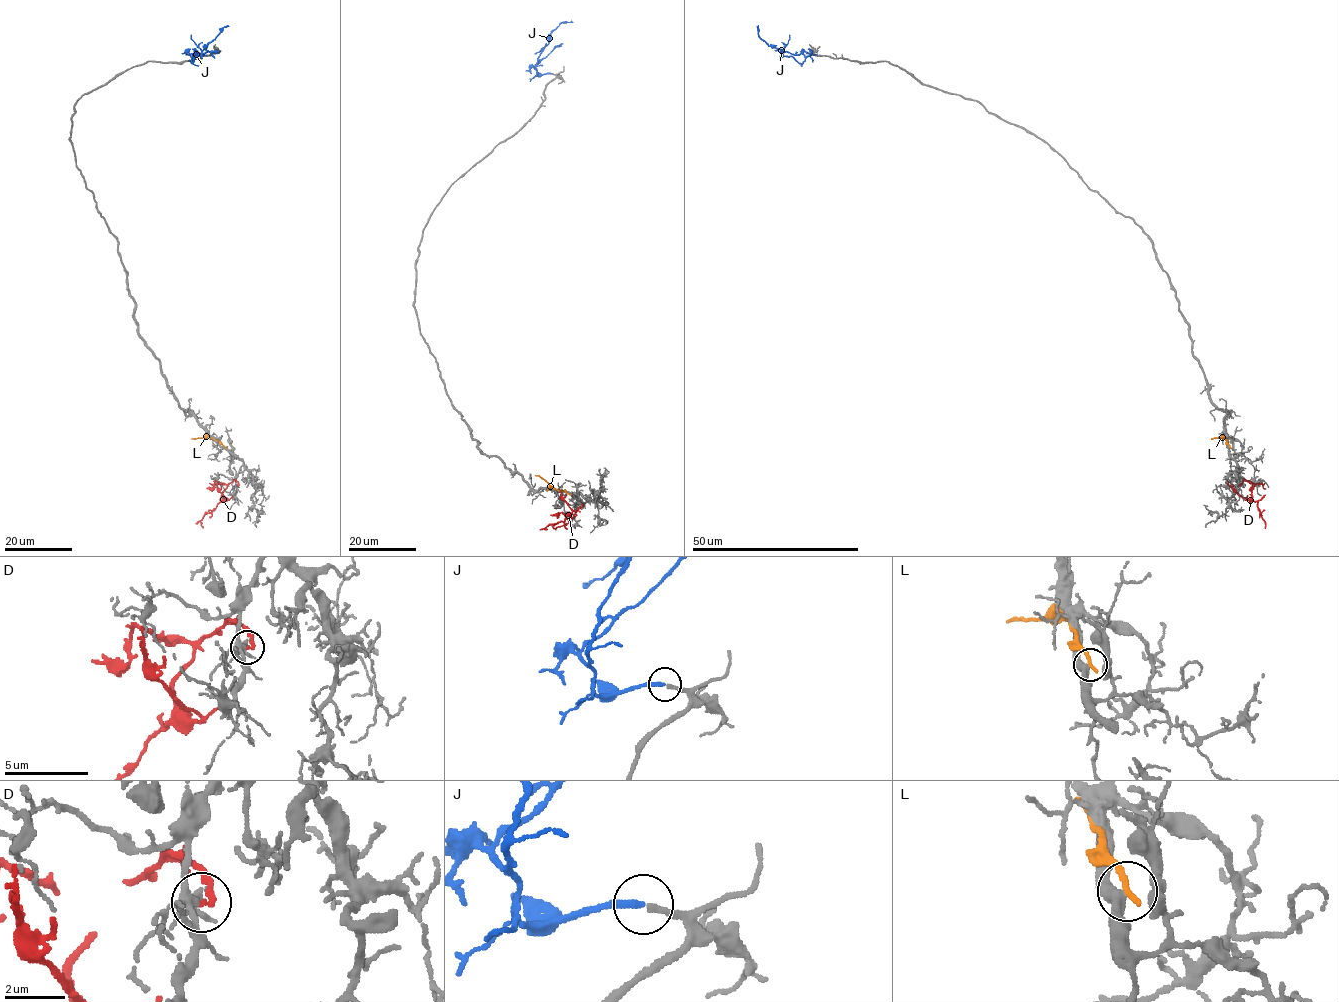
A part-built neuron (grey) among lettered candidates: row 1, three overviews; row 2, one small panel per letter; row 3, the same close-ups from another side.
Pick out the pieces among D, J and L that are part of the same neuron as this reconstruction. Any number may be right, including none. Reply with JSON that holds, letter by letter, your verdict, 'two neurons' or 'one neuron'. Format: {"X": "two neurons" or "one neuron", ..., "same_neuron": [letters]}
{"D": "two neurons", "J": "one neuron", "L": "two neurons", "same_neuron": ["J"]}

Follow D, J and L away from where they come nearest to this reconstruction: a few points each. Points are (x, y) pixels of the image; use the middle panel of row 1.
D: (582, 503), (572, 518), (566, 515), (563, 521), (546, 529)
J: (550, 73), (537, 74), (537, 58), (548, 43), (548, 36), (556, 27), (563, 22), (572, 22)
L: (568, 493), (552, 487), (535, 475)

